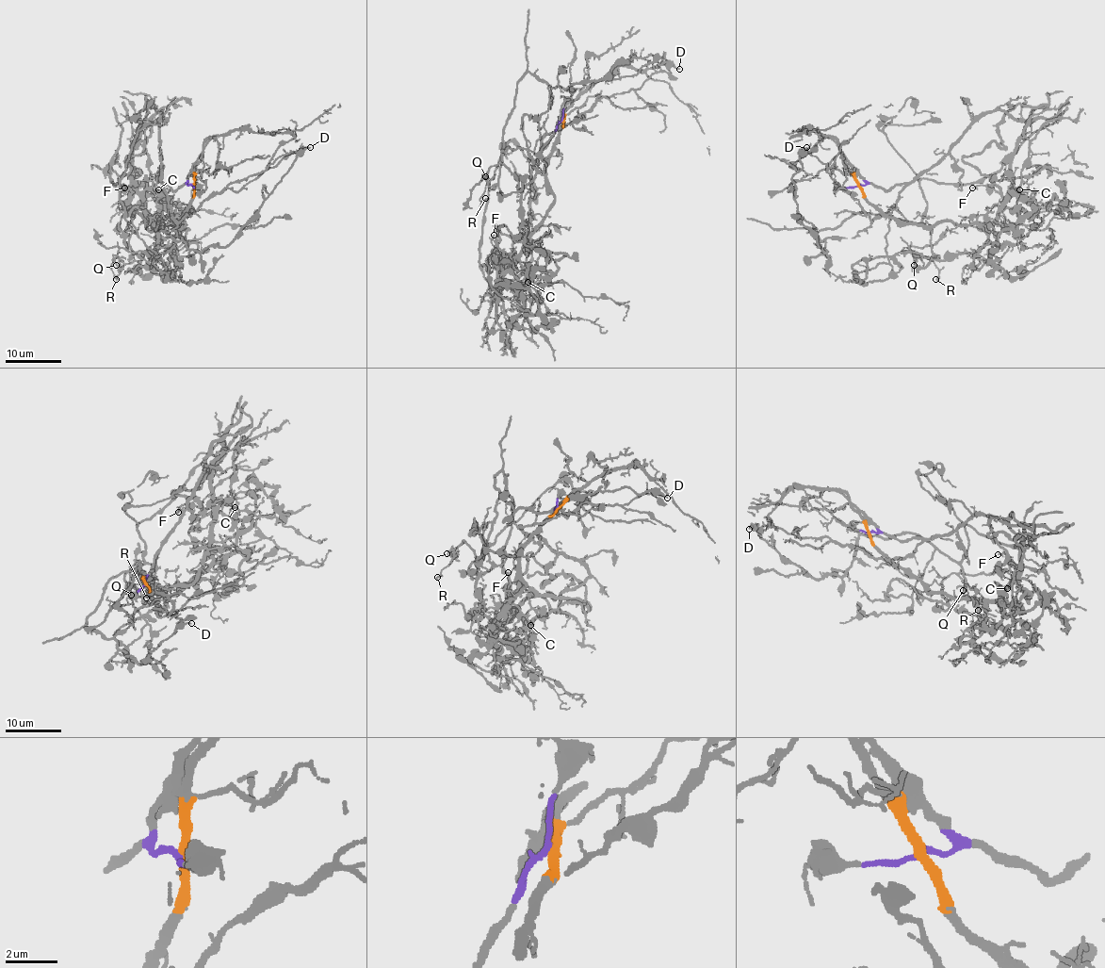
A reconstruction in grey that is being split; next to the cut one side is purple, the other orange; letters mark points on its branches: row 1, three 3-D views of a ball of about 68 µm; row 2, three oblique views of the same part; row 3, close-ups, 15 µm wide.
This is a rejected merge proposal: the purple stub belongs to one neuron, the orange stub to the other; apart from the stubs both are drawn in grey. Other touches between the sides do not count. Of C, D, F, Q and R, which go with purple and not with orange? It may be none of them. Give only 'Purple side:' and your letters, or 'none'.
Purple side: D

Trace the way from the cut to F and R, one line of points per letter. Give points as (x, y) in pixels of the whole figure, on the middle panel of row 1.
F: (562, 122), (547, 163), (554, 202), (530, 244), (507, 270), (492, 242), (495, 235)
R: (562, 122), (547, 163), (554, 202), (527, 250), (518, 178), (501, 163), (489, 169), (480, 201), (486, 198)

